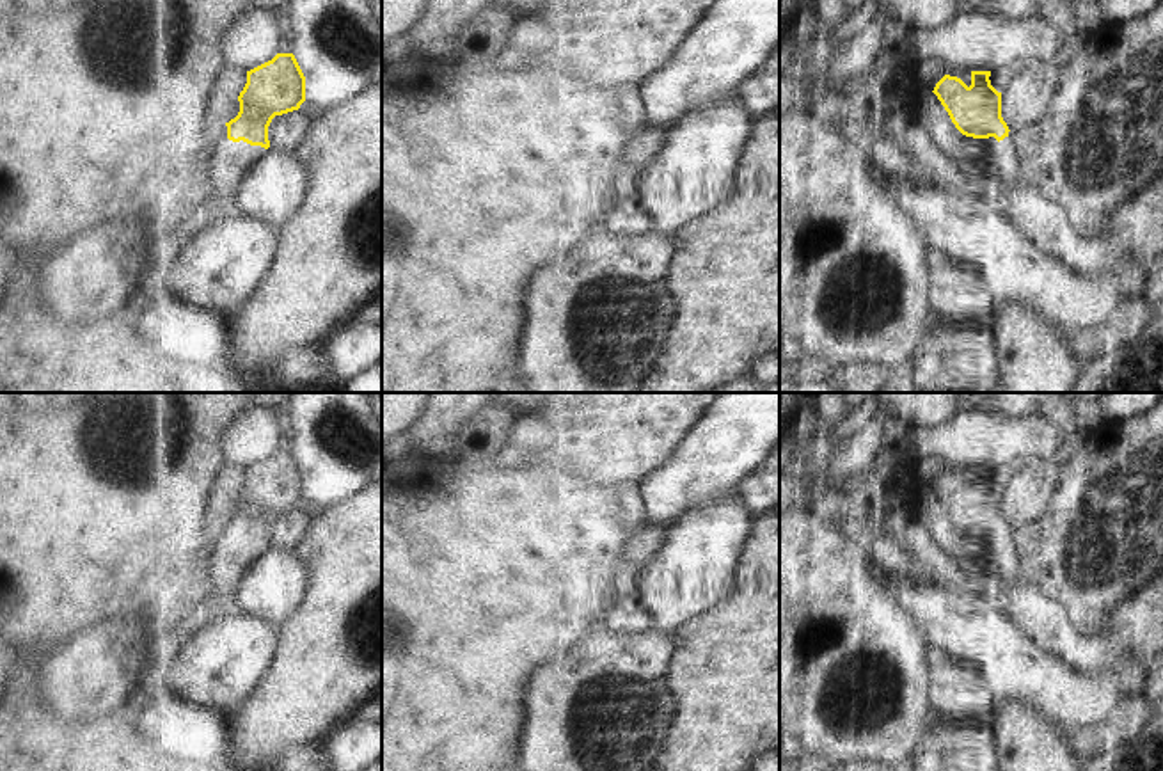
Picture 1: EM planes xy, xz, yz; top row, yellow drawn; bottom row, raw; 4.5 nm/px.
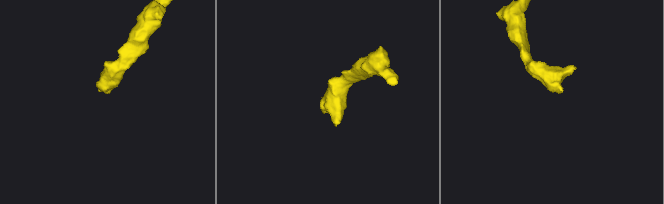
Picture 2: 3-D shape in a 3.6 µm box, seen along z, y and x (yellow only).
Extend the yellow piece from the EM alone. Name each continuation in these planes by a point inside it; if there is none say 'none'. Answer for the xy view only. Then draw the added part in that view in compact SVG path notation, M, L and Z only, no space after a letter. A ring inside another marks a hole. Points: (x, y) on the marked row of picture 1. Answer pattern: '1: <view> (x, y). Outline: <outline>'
1: xy (231, 160). Outline: M217 139L211 176L215 192L206 211L201 215L197 227L238 215L238 188L265 153L265 147L250 146L243 140L233 142L229 139Z

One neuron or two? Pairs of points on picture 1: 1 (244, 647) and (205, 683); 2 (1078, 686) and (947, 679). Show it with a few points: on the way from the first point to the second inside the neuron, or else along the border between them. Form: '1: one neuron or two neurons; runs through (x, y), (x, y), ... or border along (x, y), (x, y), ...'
1: one neuron; runs through (233, 656), (212, 672)
2: two neurons; border along (950, 658), (973, 668), (986, 681), (995, 713)

